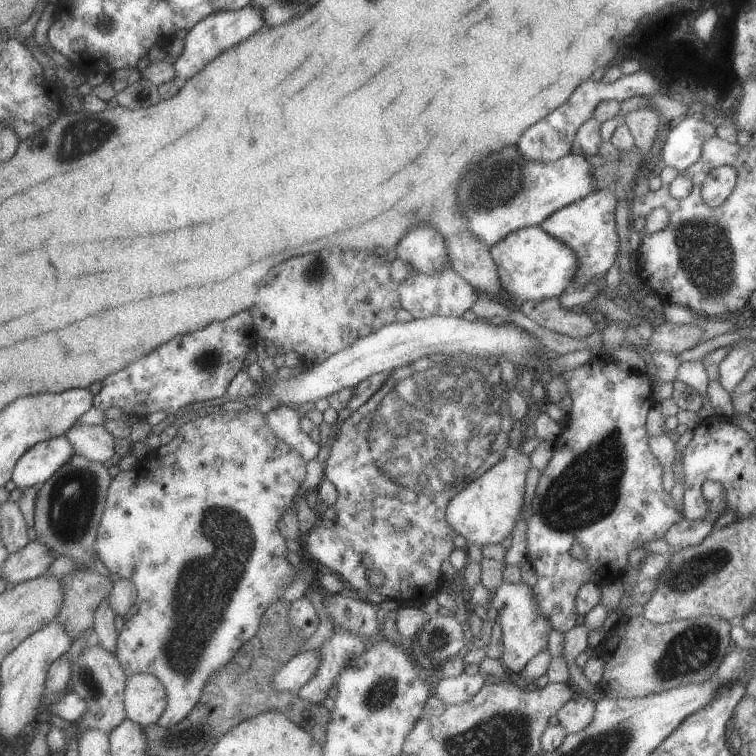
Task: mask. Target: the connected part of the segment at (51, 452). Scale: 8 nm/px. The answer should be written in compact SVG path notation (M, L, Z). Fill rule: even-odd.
M64 435L36 443L16 461L10 480L21 489L41 486L73 454L75 450Z

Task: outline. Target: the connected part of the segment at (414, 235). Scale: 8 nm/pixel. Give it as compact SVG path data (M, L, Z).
M429 225L410 227L394 251L396 258L411 271L426 275L439 271L449 262L443 237Z

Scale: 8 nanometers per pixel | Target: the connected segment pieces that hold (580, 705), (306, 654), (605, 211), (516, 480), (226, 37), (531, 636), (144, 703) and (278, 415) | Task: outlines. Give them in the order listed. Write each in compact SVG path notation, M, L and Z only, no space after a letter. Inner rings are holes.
M578 696L569 699L556 712L558 724L561 725L567 733L576 733L583 730L593 718L594 702Z
M317 649L298 652L272 676L274 689L295 694L313 676L319 663L320 654Z
M595 190L581 200L576 200L551 213L538 224L541 230L559 242L565 243L565 246L573 251L577 264L570 285L571 290L583 288L585 284L599 280L615 262L617 248L619 248L619 238L613 217L615 205L616 198L611 192Z
M518 450L513 458L503 458L483 474L471 478L447 503L445 518L448 525L463 536L468 545L481 548L485 544L499 544L510 535L517 516L522 512L525 474L529 468L530 458Z
M245 6L239 10L225 10L217 13L209 14L196 26L193 26L183 40L183 52L178 58L175 58L172 68L175 79L181 82L187 81L191 76L198 74L203 68L212 62L219 54L225 50L237 46L239 42L243 42L245 38L249 38L264 28L263 16L261 10L257 10L255 6Z
M503 581L493 594L490 594L488 606L495 608L498 612L495 622L499 622L503 645L500 659L514 678L535 654L546 649L548 634L553 628L549 619L538 611L532 588L524 582L513 584Z
M135 673L126 675L124 682L124 711L127 719L135 721L140 727L153 724L159 718L166 705L166 692L162 684L149 673Z
M276 407L266 412L265 420L273 435L285 442L291 450L299 454L299 458L307 463L317 456L320 449L317 443L309 438L308 434L299 428L299 416L292 407Z

